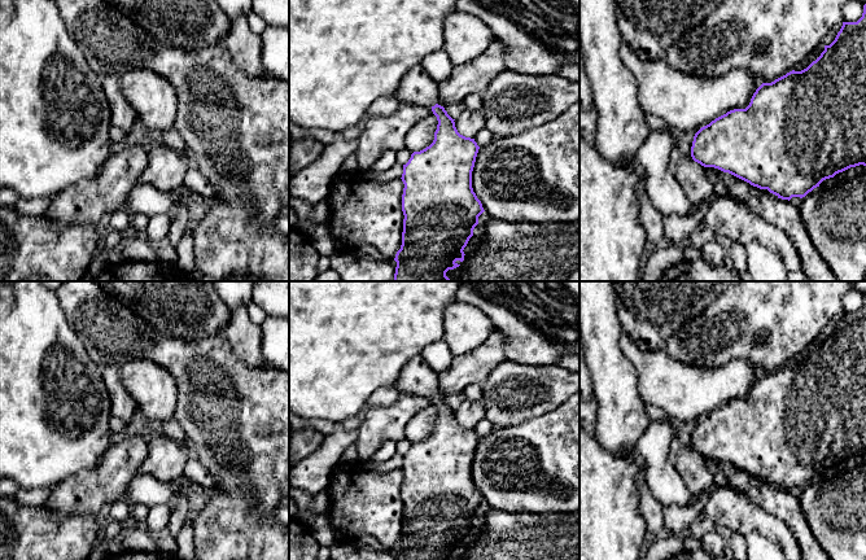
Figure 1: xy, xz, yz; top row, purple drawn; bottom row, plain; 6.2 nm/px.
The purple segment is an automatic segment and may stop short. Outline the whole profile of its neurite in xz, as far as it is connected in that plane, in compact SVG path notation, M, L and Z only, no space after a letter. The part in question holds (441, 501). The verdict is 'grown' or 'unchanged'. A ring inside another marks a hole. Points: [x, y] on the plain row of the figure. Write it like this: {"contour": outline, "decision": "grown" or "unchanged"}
{"contour": "M420 355L410 359L393 385L401 394L430 398L438 415L433 433L414 442L403 455L402 535L394 551L395 560L454 560L464 551L464 538L473 526L478 507L485 502L472 478L472 461L480 437L474 429L460 425L443 397L437 394L438 373L432 371Z", "decision": "grown"}

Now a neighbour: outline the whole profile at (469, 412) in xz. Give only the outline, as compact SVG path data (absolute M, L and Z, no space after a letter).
M464 399L454 412L458 423L471 429L474 429L486 414L478 402L469 399Z

